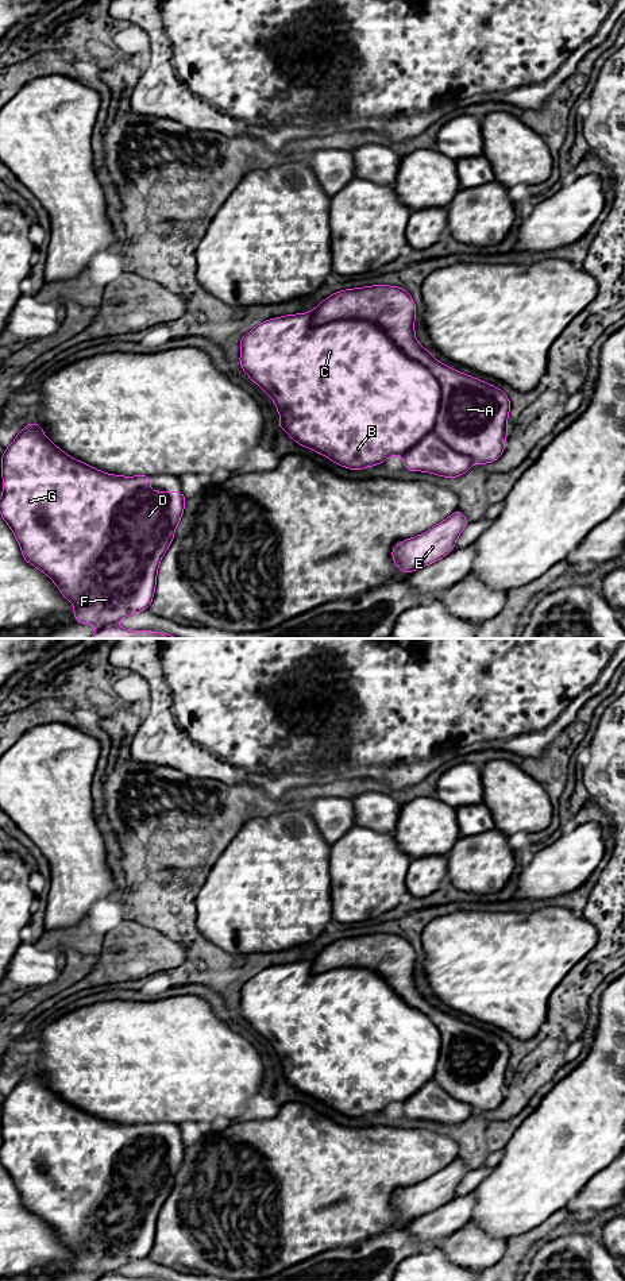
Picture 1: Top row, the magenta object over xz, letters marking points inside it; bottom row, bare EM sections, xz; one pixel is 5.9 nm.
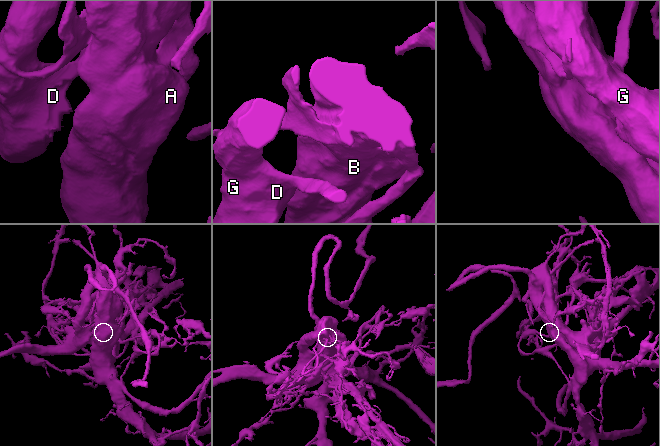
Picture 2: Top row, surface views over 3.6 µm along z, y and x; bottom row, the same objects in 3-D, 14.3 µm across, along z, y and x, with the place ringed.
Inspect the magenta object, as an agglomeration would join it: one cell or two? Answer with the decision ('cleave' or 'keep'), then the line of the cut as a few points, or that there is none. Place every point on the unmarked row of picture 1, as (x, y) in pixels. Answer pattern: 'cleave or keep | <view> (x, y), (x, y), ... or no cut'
cleave | xz (311, 960), (370, 968), (439, 1031), (404, 1103)

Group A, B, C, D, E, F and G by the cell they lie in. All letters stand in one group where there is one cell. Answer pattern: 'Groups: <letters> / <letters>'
Groups: A E / B C D F G

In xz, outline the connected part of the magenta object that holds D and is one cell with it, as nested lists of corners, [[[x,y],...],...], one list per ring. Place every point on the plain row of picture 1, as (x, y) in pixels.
[[[35,1069],[5,1096],[1,1112],[0,1162],[12,1177],[24,1208],[46,1222],[73,1251],[76,1269],[103,1277],[148,1257],[161,1207],[184,1161],[186,1146],[182,1139],[151,1139],[150,1123],[111,1123],[73,1107],[54,1093]]]

